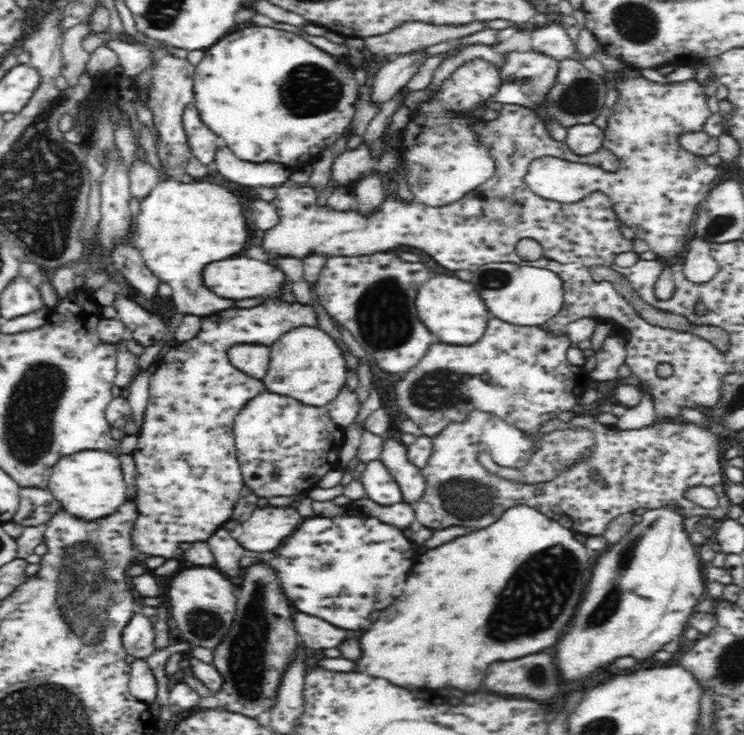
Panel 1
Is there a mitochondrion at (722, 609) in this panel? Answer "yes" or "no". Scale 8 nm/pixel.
no

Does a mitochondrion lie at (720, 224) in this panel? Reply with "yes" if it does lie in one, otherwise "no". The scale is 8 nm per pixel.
yes

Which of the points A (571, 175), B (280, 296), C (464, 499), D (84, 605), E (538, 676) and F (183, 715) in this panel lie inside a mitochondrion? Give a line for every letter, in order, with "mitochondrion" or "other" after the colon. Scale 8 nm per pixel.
A: other
B: other
C: mitochondrion
D: mitochondrion
E: mitochondrion
F: other

